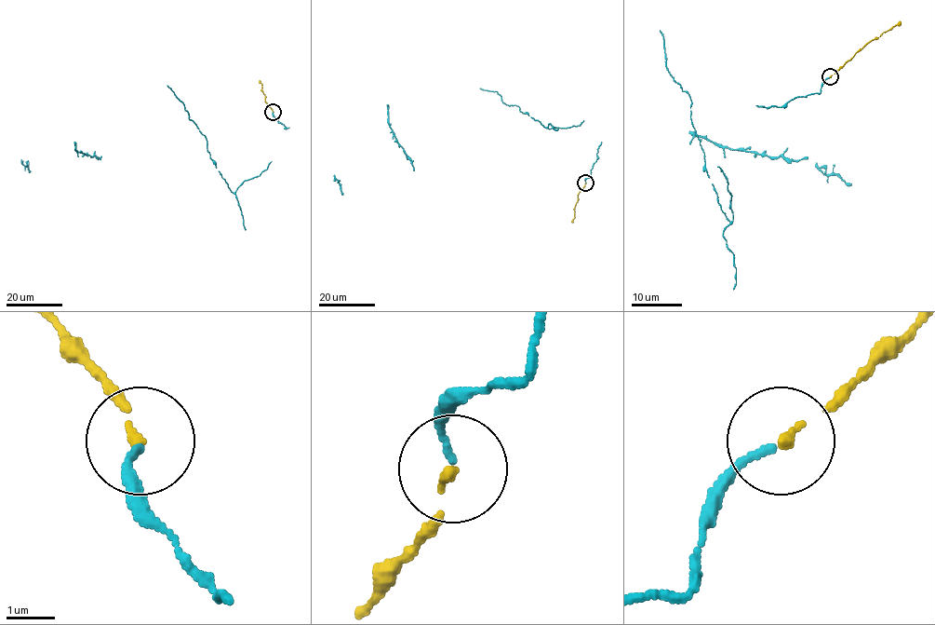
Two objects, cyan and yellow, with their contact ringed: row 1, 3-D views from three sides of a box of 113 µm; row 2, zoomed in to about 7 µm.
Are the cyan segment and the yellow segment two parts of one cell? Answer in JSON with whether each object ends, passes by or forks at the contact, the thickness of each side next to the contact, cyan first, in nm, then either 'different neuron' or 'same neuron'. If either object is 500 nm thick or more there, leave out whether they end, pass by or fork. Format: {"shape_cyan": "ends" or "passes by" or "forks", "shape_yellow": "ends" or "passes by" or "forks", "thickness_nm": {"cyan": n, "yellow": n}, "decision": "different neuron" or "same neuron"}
{"shape_cyan": "ends", "shape_yellow": "ends", "thickness_nm": {"cyan": 130, "yellow": 180}, "decision": "same neuron"}

